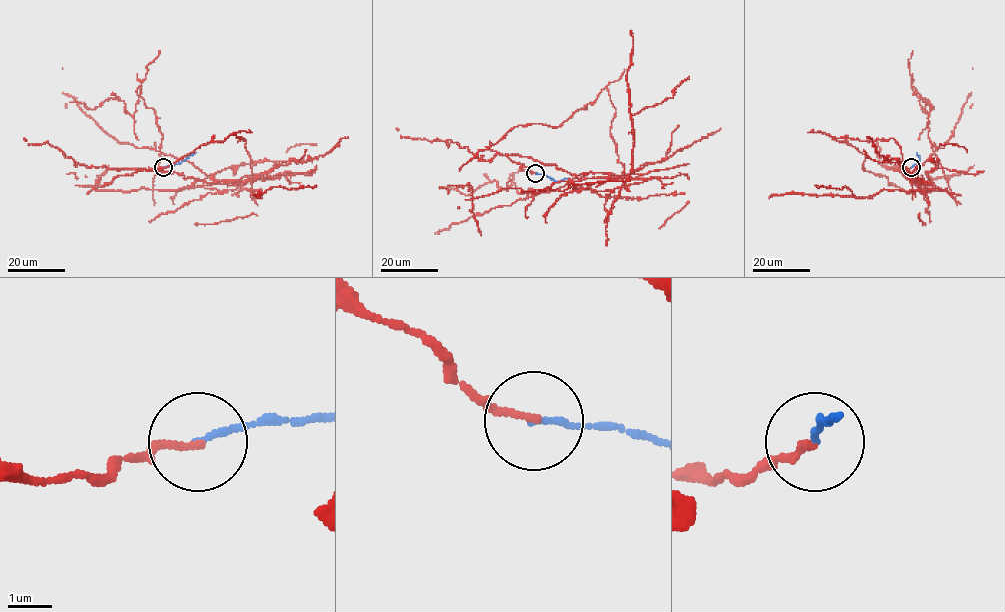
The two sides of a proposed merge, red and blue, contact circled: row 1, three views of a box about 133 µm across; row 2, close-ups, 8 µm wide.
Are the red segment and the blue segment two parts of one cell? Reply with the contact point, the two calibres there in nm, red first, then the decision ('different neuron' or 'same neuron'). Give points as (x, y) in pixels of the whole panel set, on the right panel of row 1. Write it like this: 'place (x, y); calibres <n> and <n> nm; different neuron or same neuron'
place (911, 167); calibres 140 and 130 nm; different neuron

